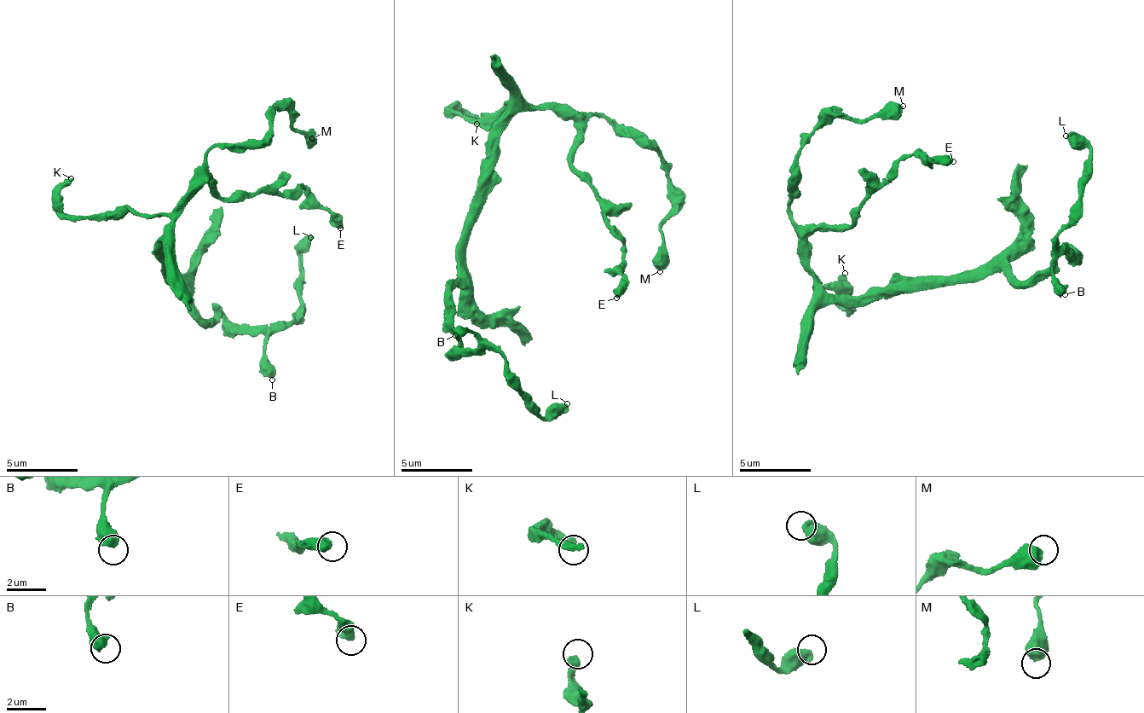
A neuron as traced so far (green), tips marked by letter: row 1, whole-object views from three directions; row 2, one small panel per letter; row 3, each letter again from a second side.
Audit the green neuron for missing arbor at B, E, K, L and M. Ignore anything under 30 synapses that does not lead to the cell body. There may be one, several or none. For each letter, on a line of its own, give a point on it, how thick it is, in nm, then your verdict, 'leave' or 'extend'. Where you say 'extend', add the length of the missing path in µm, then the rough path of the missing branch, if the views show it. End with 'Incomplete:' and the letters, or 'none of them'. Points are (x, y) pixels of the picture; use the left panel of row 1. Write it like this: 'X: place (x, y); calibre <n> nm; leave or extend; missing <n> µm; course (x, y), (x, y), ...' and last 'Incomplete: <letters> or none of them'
B: place (272, 379); calibre 600 nm; leave
E: place (340, 228); calibre 600 nm; leave
K: place (71, 178); calibre 360 nm; leave
L: place (310, 237); calibre 550 nm; leave
M: place (312, 138); calibre 600 nm; leave
Incomplete: none of them

